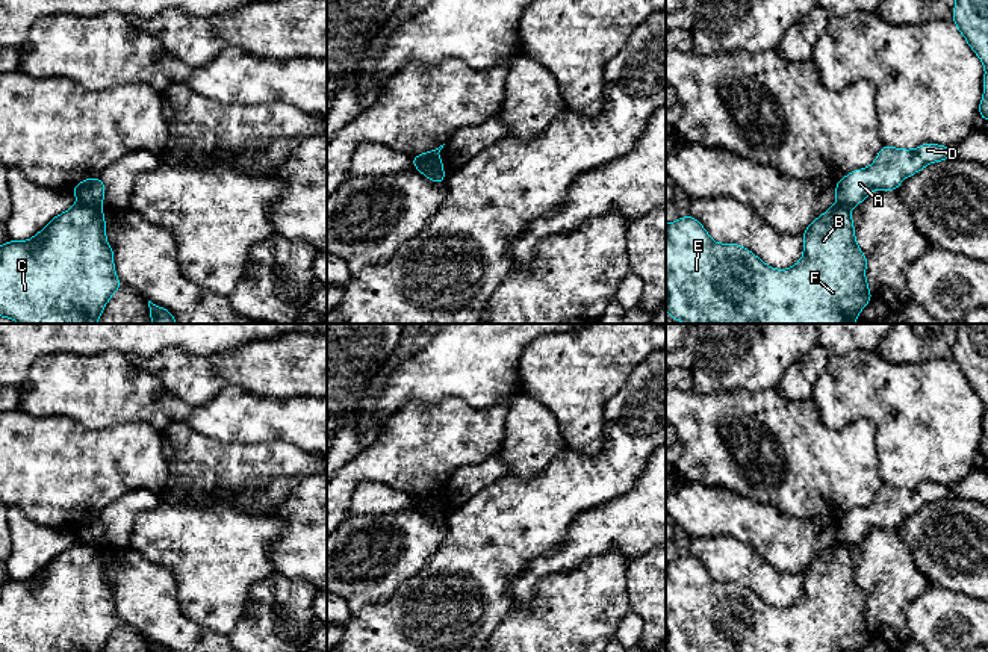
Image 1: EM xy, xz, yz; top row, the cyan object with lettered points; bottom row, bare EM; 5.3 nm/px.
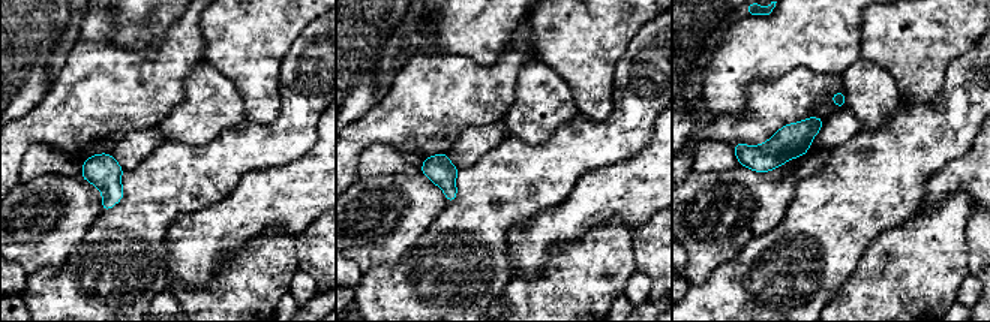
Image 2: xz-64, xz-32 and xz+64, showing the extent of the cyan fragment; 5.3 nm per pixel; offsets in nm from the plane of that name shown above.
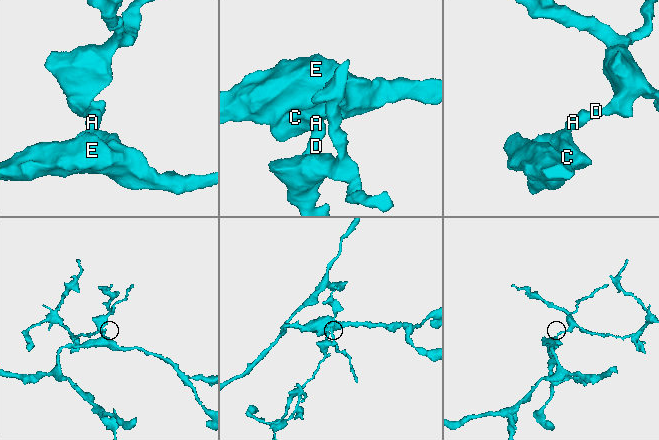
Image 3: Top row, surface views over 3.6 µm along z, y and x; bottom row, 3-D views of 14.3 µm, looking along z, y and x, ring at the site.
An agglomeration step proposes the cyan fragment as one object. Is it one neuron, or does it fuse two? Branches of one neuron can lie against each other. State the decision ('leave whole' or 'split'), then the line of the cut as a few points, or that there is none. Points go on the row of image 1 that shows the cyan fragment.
split; cut in xy along (77, 201), (100, 208)

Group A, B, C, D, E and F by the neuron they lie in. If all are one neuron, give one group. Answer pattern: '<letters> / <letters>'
A D / B C E F

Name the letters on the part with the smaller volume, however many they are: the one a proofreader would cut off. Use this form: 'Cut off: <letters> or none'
Cut off: A, D

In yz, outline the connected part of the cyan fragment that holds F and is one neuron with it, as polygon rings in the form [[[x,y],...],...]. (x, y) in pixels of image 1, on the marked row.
[[[831,206],[803,231],[803,256],[788,269],[773,269],[747,248],[717,244],[687,215],[666,224],[666,310],[684,324],[853,324],[873,298],[865,280],[867,257],[855,239],[850,209]]]

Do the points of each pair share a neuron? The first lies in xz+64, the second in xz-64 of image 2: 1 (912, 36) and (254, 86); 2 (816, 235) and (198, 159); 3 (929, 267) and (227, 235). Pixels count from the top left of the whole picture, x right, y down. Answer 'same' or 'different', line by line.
1: same
2: same
3: different

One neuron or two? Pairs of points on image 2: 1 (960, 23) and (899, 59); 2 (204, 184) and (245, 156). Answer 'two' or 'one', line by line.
1: one
2: one

